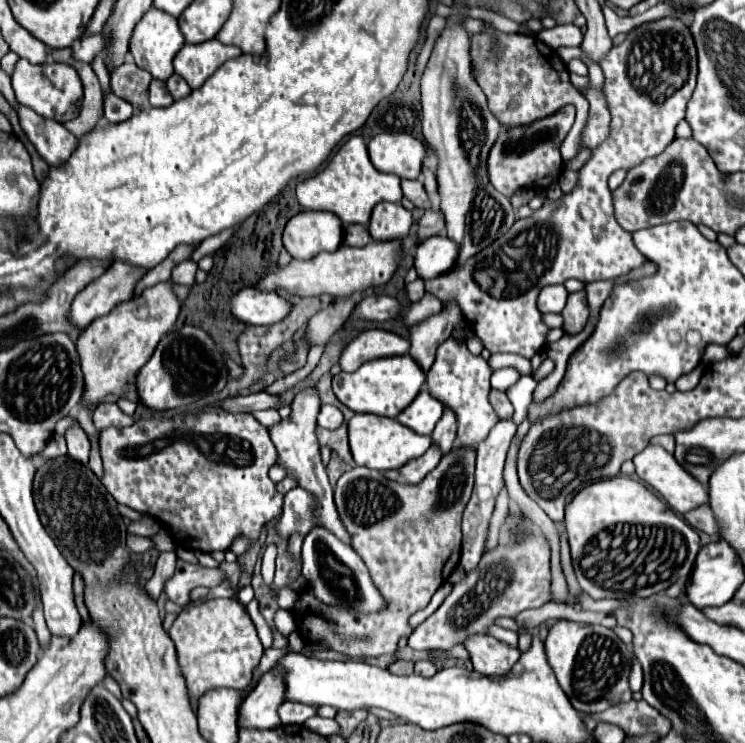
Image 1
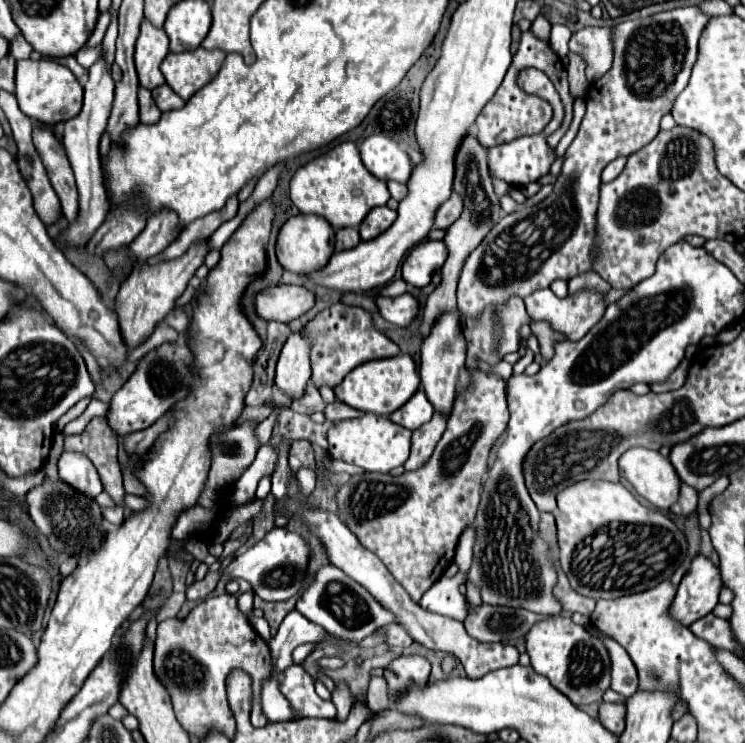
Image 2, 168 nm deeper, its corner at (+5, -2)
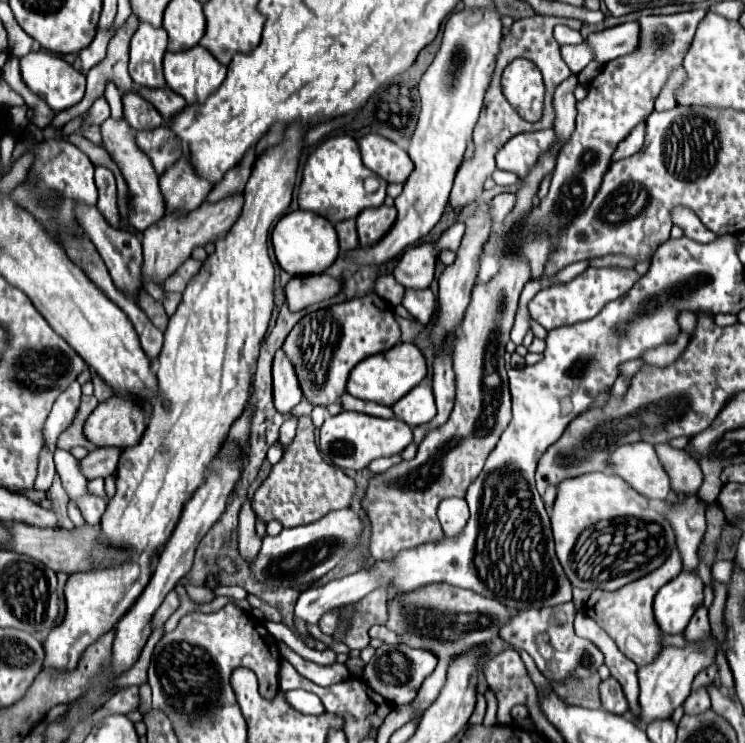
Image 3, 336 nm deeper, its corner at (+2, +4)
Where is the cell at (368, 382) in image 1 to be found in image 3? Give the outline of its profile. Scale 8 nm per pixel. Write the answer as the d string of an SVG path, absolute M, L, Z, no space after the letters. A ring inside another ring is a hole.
M400 342L392 346L390 350L382 354L374 354L372 358L364 358L354 366L348 378L348 392L360 400L370 400L370 402L380 402L384 406L392 406L398 402L406 392L410 392L414 386L422 382L426 376L426 360L422 352L414 344Z

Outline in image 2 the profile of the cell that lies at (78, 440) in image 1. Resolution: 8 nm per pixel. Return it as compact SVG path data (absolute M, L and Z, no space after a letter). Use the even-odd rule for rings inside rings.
M63 452L57 466L61 480L71 484L75 490L85 492L91 498L95 498L103 490L95 466L81 452Z

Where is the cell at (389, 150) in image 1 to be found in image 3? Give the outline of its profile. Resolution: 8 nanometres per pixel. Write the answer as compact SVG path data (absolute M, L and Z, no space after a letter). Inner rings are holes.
M368 134L360 140L362 162L368 170L384 178L386 182L400 182L404 184L414 168L410 156L396 146L392 140L380 134Z

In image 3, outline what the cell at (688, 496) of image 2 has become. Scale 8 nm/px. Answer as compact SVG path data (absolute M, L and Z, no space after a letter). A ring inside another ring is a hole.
M668 442L656 444L656 454L670 476L670 484L674 492L680 494L698 494L702 484L702 470L698 462L686 454L686 450L672 448Z

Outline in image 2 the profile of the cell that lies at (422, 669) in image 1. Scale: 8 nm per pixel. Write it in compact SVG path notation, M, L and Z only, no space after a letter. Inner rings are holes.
M401 656L385 668L387 686L391 692L399 692L409 684L425 684L429 680L431 664L421 656Z

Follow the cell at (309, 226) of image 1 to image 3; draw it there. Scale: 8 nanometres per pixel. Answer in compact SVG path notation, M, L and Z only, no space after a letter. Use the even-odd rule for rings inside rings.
M296 210L278 220L276 228L272 230L272 248L280 268L286 270L290 276L320 274L326 272L338 258L338 236L334 224L320 214Z

